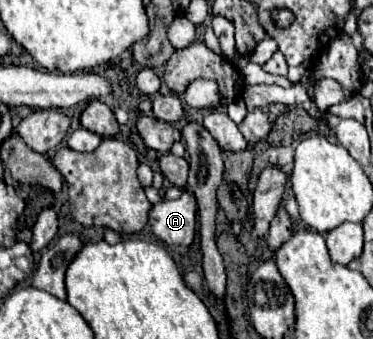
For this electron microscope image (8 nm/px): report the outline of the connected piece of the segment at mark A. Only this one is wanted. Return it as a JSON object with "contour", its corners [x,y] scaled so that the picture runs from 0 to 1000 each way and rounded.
{"contour":[[[507,560],[475,590],[437,590],[399,619],[399,667],[442,720],[507,726],[528,684],[528,596]]]}

